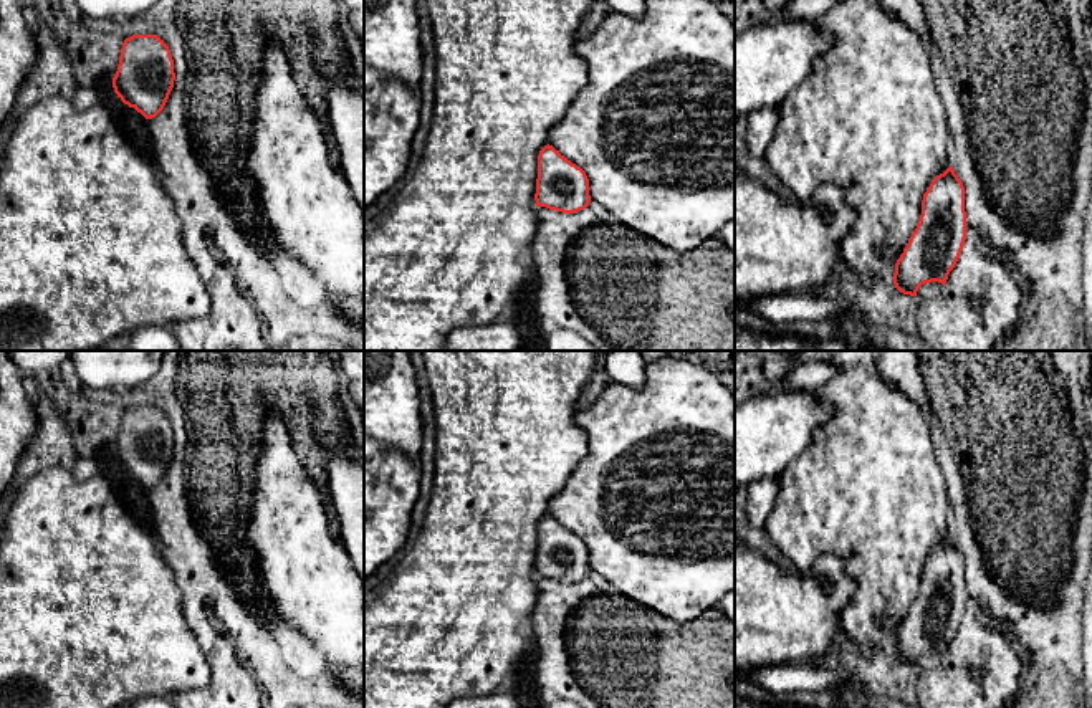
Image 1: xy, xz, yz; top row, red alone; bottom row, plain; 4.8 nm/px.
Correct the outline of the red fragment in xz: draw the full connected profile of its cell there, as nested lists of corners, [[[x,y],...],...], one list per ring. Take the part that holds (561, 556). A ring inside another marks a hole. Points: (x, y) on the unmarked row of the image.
[[[548,514],[538,526],[534,571],[538,577],[576,584],[591,572],[589,549],[581,538]]]

